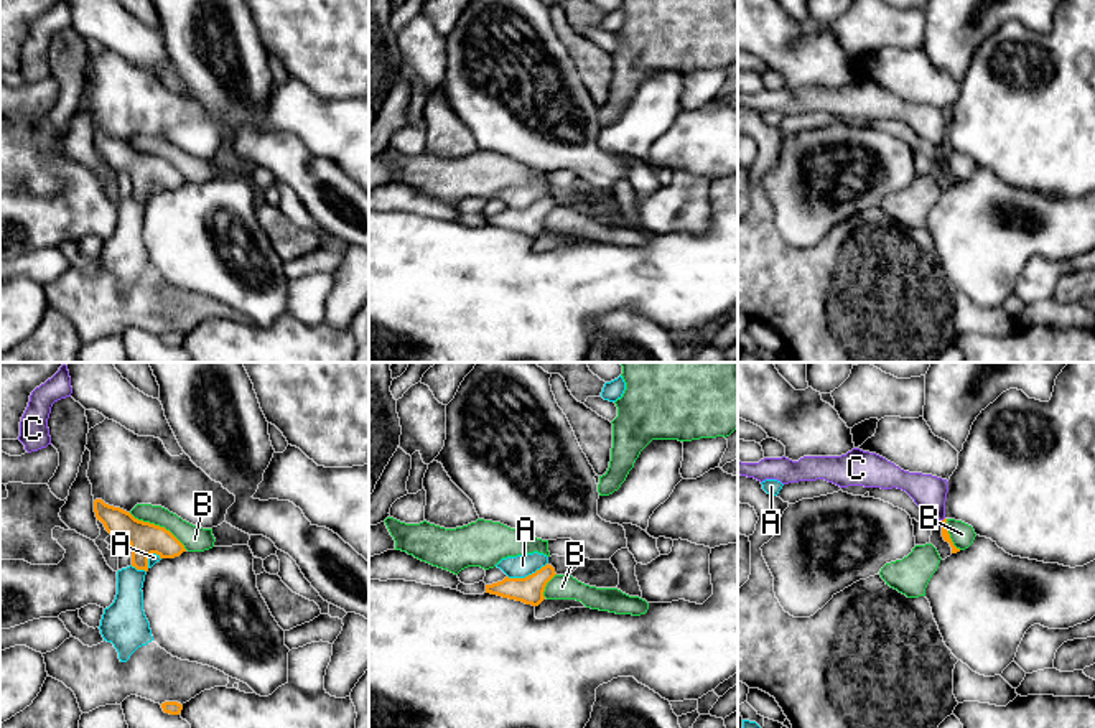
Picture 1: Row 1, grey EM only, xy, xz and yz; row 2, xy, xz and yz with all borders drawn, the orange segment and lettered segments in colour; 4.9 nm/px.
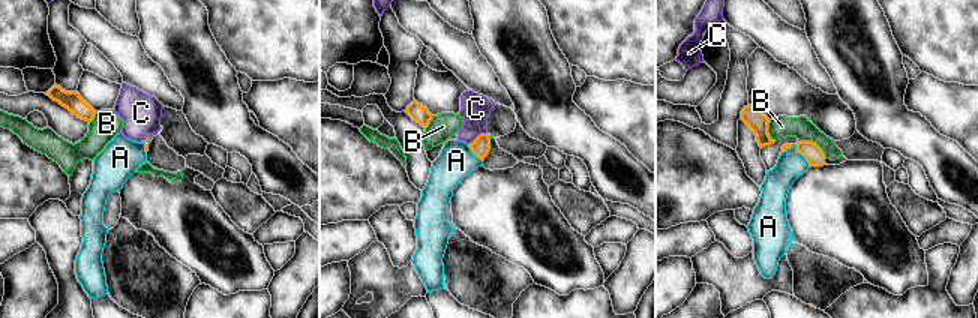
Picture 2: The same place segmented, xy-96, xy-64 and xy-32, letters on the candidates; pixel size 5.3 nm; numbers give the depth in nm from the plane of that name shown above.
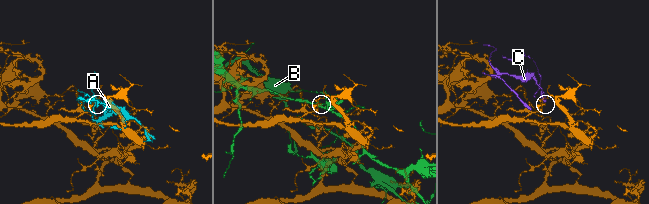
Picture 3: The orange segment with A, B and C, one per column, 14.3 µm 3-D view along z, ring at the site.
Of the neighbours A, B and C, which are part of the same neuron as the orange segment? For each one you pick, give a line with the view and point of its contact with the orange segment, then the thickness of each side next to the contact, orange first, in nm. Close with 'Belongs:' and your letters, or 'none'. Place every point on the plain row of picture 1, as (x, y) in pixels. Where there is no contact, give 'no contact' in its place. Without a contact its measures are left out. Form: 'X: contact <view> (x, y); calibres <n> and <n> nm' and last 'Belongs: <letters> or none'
Belongs: none

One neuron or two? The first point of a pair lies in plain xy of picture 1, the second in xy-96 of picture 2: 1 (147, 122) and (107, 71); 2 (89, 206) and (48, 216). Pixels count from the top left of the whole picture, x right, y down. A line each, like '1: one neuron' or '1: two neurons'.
1: two neurons
2: two neurons

